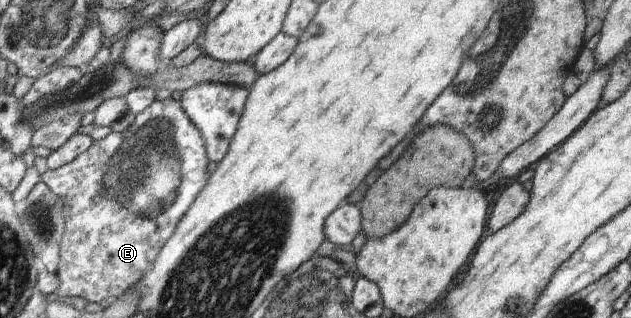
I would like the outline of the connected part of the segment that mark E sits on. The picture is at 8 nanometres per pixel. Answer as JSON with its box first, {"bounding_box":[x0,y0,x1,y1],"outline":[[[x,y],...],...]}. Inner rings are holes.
{"bounding_box":[40,97,209,302],"outline":[[[170,97],[153,101],[124,131],[93,140],[87,151],[73,162],[44,172],[40,181],[64,200],[65,228],[56,270],[59,286],[55,294],[101,302],[112,296],[118,299],[133,288],[143,274],[153,268],[159,250],[173,236],[197,194],[207,186],[209,162],[201,132],[189,120],[181,102]]]}

